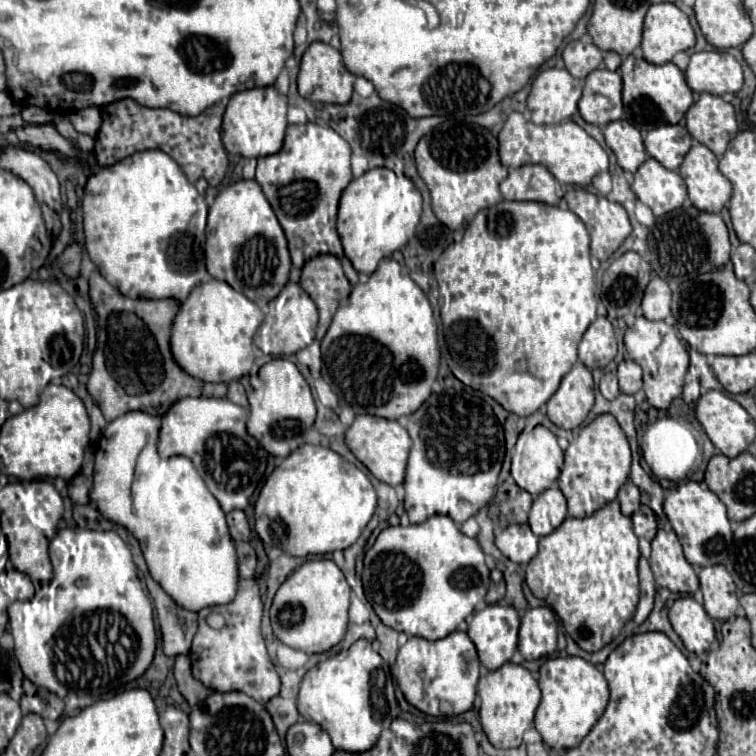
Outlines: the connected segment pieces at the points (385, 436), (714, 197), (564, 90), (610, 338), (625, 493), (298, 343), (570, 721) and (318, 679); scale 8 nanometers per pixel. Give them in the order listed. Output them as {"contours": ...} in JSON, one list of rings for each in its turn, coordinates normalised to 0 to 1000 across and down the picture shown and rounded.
{"contours":[[[[489,548],[471,550],[468,561],[458,569],[458,590],[492,624],[495,632],[500,632],[516,643],[526,643],[534,638],[537,608],[540,608],[545,582],[542,582],[537,566],[532,566],[524,556],[511,556],[511,553],[500,553],[500,550],[489,550]]],[[[931,190],[913,196],[899,220],[899,233],[910,246],[910,262],[923,278],[952,280],[968,259],[966,238],[950,225],[950,209]]],[[[725,90],[709,101],[698,127],[706,164],[738,164],[754,159],[765,146],[770,108],[749,90]]],[[[791,418],[778,431],[765,455],[765,476],[780,489],[786,489],[786,487],[802,487],[812,476],[812,471],[815,471],[812,434],[804,426],[804,421]]],[[[828,638],[817,651],[817,664],[825,683],[836,683],[847,672],[847,648],[836,638]]],[[[381,373],[373,386],[354,402],[354,415],[336,442],[336,455],[357,471],[384,471],[394,463],[410,458],[418,444],[418,429],[421,429],[421,407],[415,397],[397,381],[397,376]]],[[[765,868],[728,870],[714,884],[712,905],[717,913],[717,926],[709,939],[706,958],[720,984],[733,989],[735,995],[767,987],[772,974],[783,966],[783,960],[802,939],[804,905],[799,892],[786,878]]],[[[487,847],[468,849],[460,860],[434,869],[402,892],[394,942],[402,952],[423,958],[437,971],[444,992],[484,995],[497,984],[503,968],[529,944],[513,876],[492,860]]]]}

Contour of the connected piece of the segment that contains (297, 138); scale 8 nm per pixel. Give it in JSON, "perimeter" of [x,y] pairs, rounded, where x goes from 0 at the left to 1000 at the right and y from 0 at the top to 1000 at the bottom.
{"perimeter":[[[405,161],[378,169],[378,185],[370,201],[341,209],[339,241],[347,246],[347,254],[378,307],[386,349],[394,354],[418,336],[434,333],[447,341],[455,339],[444,292],[450,257],[466,238],[463,204],[463,190],[437,167]]]}

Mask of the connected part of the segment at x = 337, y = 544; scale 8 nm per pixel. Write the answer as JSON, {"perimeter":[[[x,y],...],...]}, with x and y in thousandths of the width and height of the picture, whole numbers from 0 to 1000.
{"perimeter":[[[399,587],[354,630],[336,669],[339,704],[352,722],[368,722],[386,735],[431,733],[466,722],[497,675],[497,648],[487,630],[437,593]]]}

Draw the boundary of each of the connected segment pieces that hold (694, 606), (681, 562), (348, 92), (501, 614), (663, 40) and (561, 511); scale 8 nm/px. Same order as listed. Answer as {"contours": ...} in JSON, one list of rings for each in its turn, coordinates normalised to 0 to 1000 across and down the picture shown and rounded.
{"contours":[[[[915,788],[897,791],[886,804],[886,823],[894,839],[902,844],[907,860],[918,865],[931,865],[939,860],[939,852],[947,844],[944,825],[937,817],[929,799]]],[[[870,701],[862,714],[862,733],[857,743],[865,757],[868,775],[897,786],[918,786],[923,780],[923,762],[905,738],[894,704]]],[[[415,56],[407,61],[407,66],[399,74],[397,98],[394,98],[394,122],[397,127],[415,132],[415,135],[437,135],[437,138],[458,138],[468,122],[468,106],[471,101],[463,98],[455,85],[447,66],[442,66],[437,58]]],[[[646,799],[624,815],[619,841],[643,886],[656,886],[677,870],[685,852],[685,831],[685,807],[672,799]]],[[[886,3],[862,5],[852,26],[849,66],[860,85],[881,85],[894,69],[913,66],[921,58],[921,45],[910,21]]],[[[725,646],[706,659],[701,675],[701,698],[709,709],[722,709],[733,704],[749,685],[749,659],[738,646]]]]}

